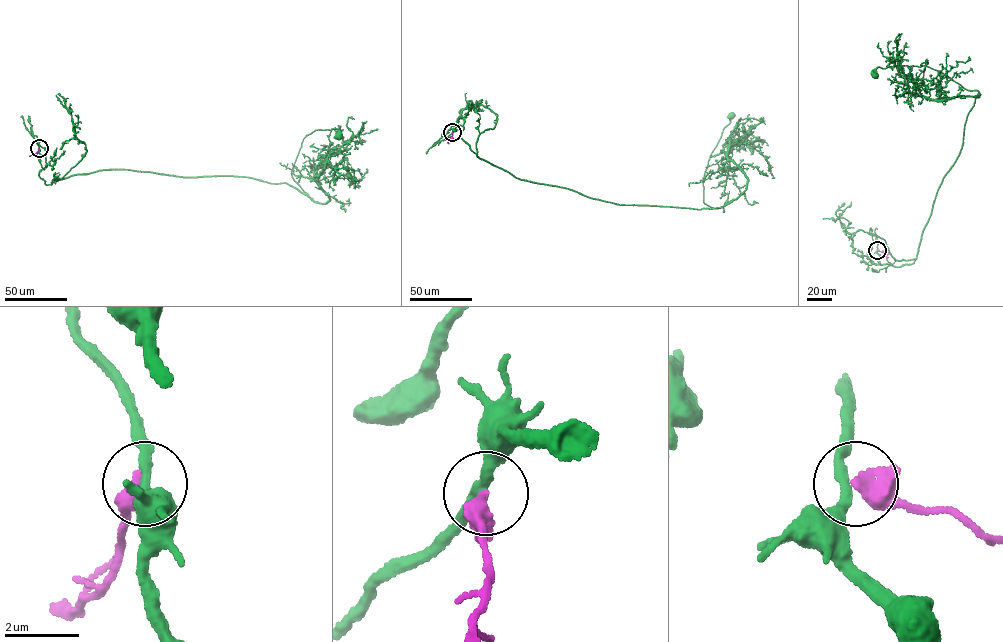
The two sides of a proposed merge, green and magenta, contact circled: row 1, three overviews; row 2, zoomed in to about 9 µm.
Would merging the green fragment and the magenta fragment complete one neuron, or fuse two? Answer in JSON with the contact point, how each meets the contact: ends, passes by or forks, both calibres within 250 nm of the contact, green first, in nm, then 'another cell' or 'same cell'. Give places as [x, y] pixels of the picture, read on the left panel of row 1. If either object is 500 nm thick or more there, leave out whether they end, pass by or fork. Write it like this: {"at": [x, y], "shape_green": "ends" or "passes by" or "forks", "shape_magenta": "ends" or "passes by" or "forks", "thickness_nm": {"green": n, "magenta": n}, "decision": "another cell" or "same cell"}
{"at": [39, 148], "shape_green": "passes by", "shape_magenta": "passes by", "thickness_nm": {"green": 280, "magenta": 320}, "decision": "another cell"}

